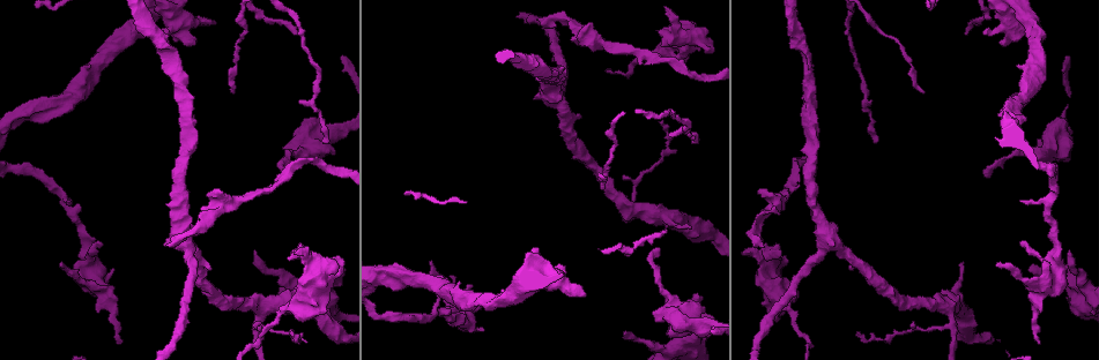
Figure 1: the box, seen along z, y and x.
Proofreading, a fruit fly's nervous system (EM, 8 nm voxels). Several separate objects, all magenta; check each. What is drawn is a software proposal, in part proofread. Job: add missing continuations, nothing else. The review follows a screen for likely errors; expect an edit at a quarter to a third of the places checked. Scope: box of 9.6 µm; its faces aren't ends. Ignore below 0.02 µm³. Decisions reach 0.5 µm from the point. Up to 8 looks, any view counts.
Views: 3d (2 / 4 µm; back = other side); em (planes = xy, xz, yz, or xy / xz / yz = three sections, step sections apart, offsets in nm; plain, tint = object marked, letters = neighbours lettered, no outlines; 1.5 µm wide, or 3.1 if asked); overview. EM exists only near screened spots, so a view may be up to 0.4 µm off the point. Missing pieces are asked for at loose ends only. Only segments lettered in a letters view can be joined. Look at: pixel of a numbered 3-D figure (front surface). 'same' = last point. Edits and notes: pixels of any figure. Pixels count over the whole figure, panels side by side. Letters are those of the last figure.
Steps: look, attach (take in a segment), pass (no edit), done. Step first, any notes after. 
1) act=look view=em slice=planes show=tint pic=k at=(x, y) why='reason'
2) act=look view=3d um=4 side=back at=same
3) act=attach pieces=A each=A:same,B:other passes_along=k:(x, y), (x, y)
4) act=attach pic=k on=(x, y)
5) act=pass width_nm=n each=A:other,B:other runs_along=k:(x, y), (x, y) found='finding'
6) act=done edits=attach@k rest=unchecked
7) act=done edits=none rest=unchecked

act=look view=3d um=4 pic=1 at=(1030, 272) why='an open end'

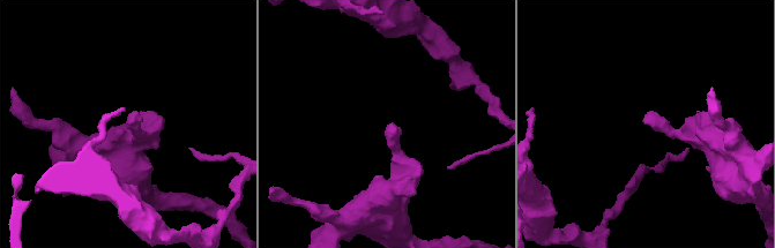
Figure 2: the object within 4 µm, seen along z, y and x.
act=look view=em slice=planes show=letters pic=2 at=(391, 124)

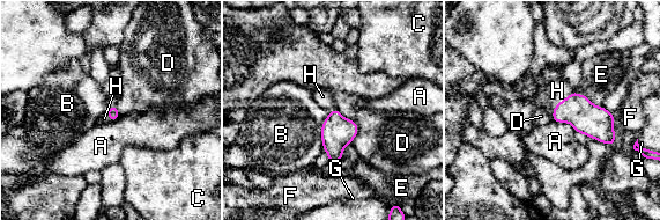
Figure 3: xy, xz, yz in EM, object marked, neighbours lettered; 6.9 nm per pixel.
act=attach pic=3 on=(549, 96) each=A:other,B:other,C:other,D:other,E:other,F:other,G:other,H:same passes_along=3:(586, 118), (557, 104), (549, 96) found='it goes on there'

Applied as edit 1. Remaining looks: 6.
act=look view=3d um=2 pic=1 at=(755, 244) why='free end'

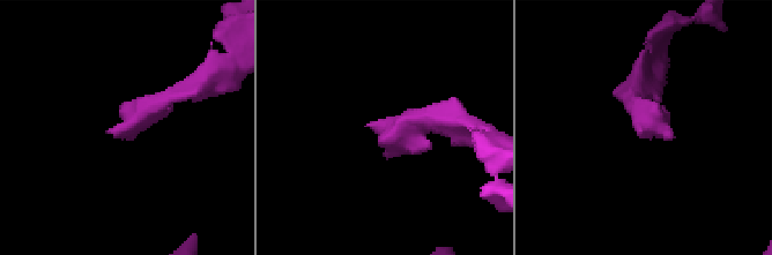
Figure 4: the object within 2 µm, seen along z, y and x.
act=look view=em slice=planes show=letters pic=4 at=(109, 131)

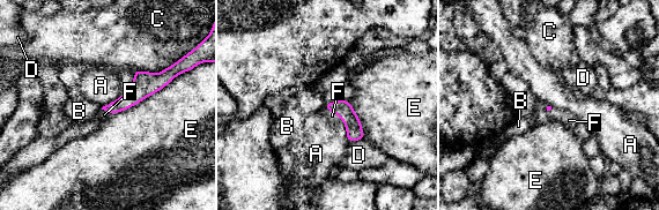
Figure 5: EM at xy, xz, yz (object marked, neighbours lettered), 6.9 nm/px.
act=attach pic=5 on=(332, 115) each=A:other,B:other,C:other,D:other,E:other,F:same passes_along=5:(342, 109), (333, 112), (332, 115) found='it goes on there'

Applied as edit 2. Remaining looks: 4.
act=look view=overview

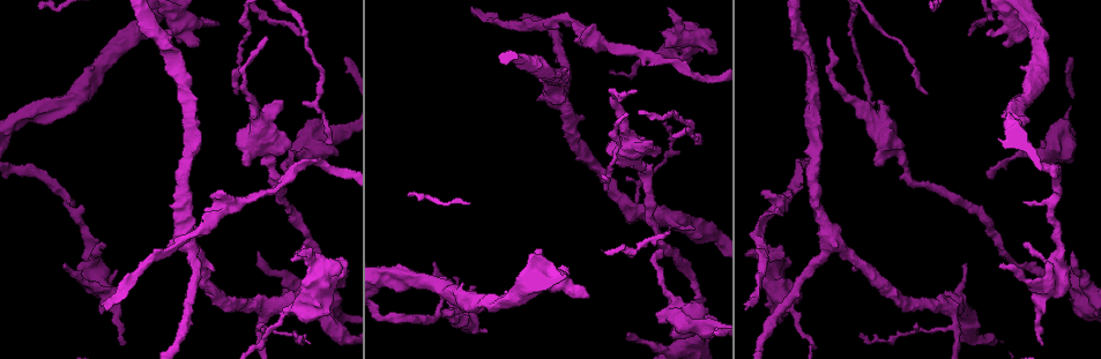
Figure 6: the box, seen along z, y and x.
act=look view=em slice=yz step=8 show=letters pic=6 at=(586, 297) why='thick end'

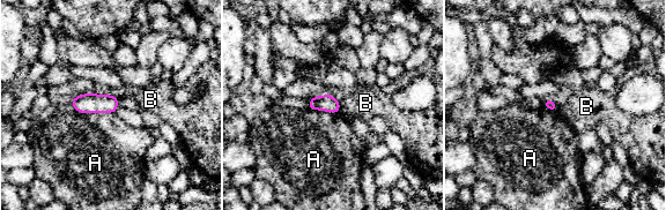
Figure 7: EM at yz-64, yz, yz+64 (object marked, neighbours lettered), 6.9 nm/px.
act=pass each=A:other,B:other border=7:(339, 102), (340, 111) found='no lettered segment goes on from it'

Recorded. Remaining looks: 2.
act=done edits=attach@3,attach@5 rest=unchecked

